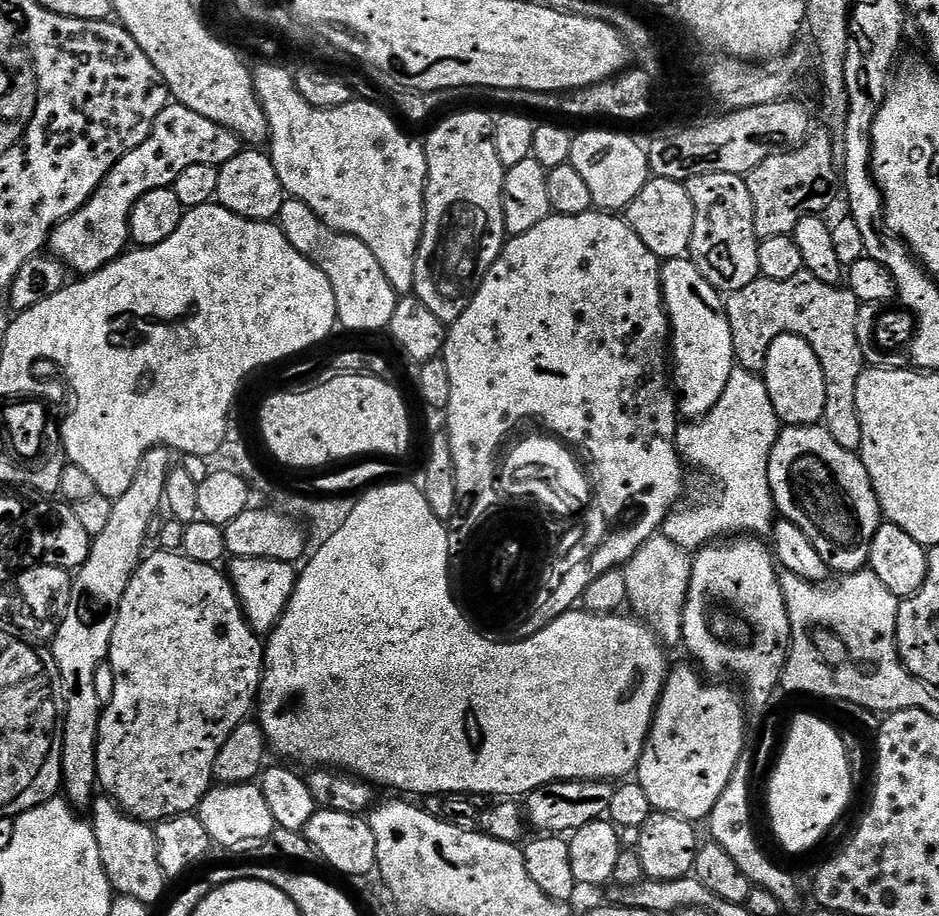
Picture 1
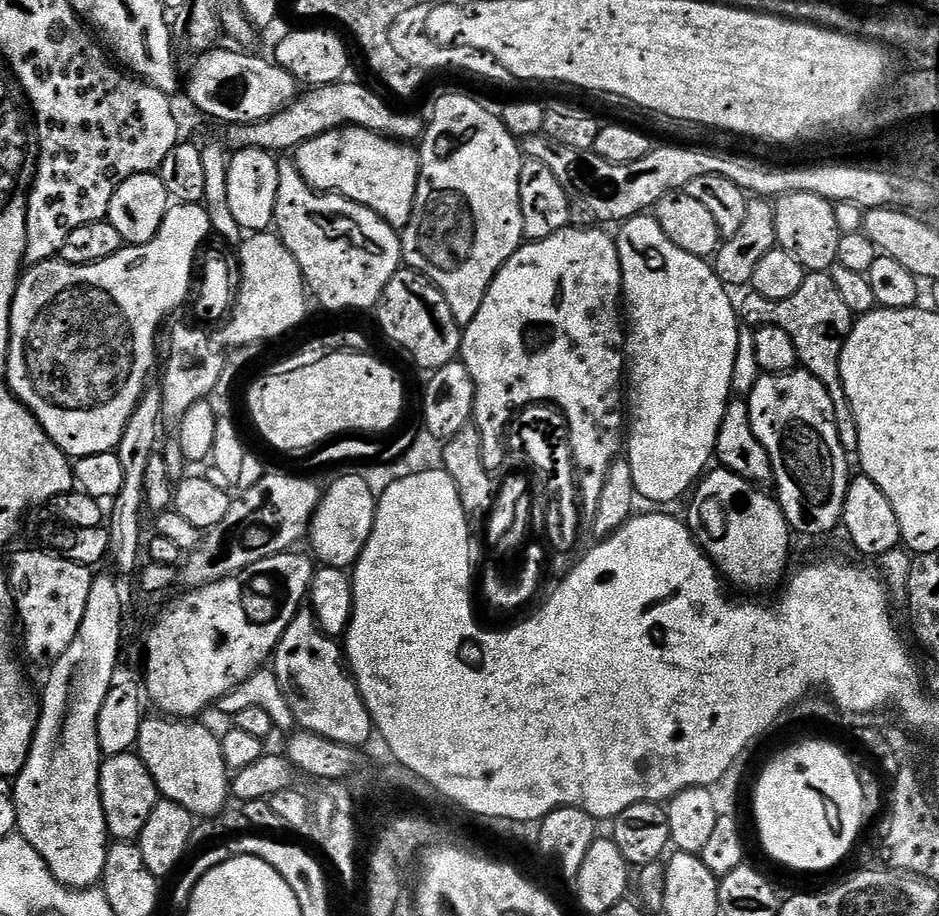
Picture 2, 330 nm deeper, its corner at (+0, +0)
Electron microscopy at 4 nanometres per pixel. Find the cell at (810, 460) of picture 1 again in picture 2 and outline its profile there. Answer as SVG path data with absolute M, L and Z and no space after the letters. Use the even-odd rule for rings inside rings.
M803 370L783 372L777 376L764 374L754 386L754 390L748 393L746 399L754 434L758 442L766 446L766 454L770 454L774 485L776 484L774 492L786 514L788 527L793 533L800 535L801 532L804 536L820 536L823 532L839 529L844 518L848 493L850 453L844 449L838 438L834 402L826 386L822 386L818 378L814 378L809 372Z

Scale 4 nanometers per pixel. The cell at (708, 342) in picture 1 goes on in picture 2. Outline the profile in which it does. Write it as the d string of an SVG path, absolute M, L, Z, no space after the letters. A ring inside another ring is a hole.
M641 214L632 216L619 225L620 233L615 233L616 249L622 270L622 300L626 305L626 320L630 327L626 332L626 396L630 401L630 431L626 436L626 459L634 474L636 495L641 501L649 500L652 506L668 506L679 496L687 497L690 489L705 475L709 467L708 459L713 459L716 451L716 439L722 422L722 414L733 395L732 375L734 374L734 358L738 354L738 334L742 327L738 319L738 308L728 295L729 289L718 278L715 267L705 257L688 254L686 250L674 246L670 238L666 238L666 230L656 221L655 215Z

